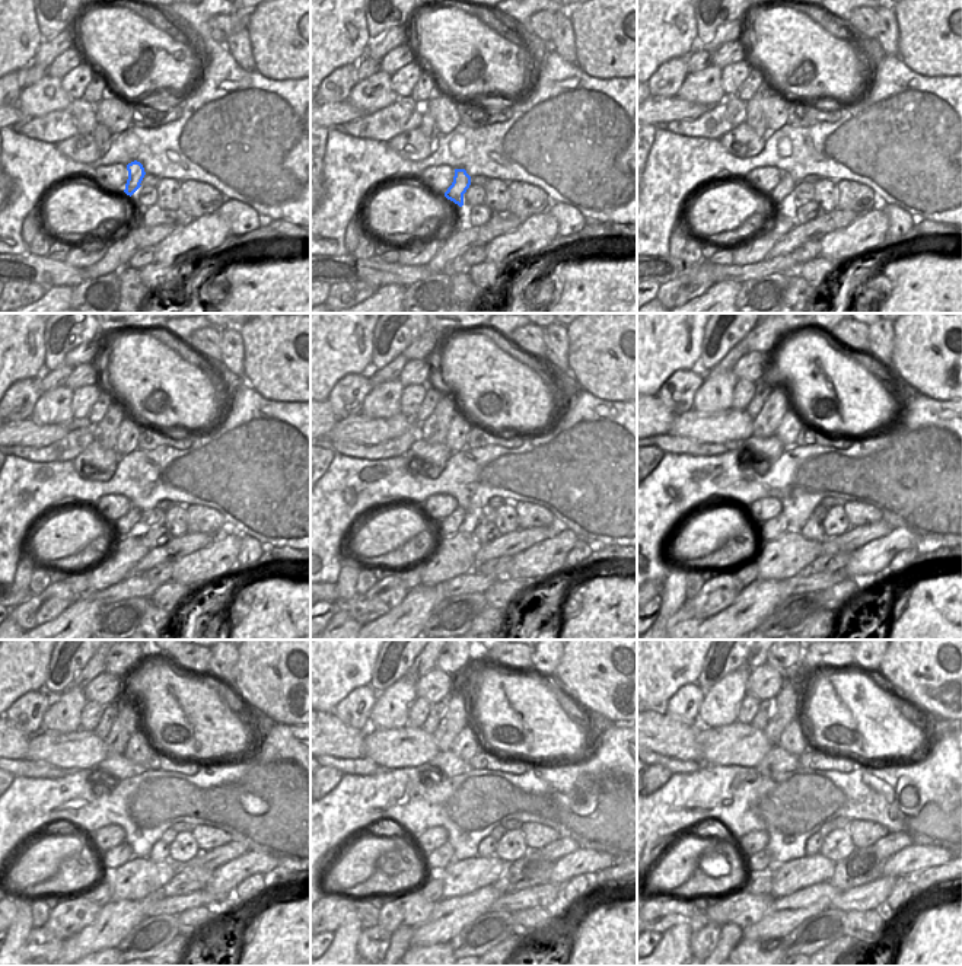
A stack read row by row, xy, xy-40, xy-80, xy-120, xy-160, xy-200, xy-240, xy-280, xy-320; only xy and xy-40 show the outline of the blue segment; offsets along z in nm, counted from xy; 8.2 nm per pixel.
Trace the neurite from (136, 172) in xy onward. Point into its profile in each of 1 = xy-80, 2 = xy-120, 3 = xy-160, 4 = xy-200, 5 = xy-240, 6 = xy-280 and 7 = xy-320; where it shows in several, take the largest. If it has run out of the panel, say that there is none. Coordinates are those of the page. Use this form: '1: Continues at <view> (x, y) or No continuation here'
1: Continues at xy-80 (781, 194)
2: Continues at xy-120 (130, 522)
3: Continues at xy-160 (455, 522)
4: Continues at xy-200 (771, 529)
5: Continues at xy-240 (112, 858)
6: Continues at xy-280 (436, 861)
7: Continues at xy-320 (763, 860)

